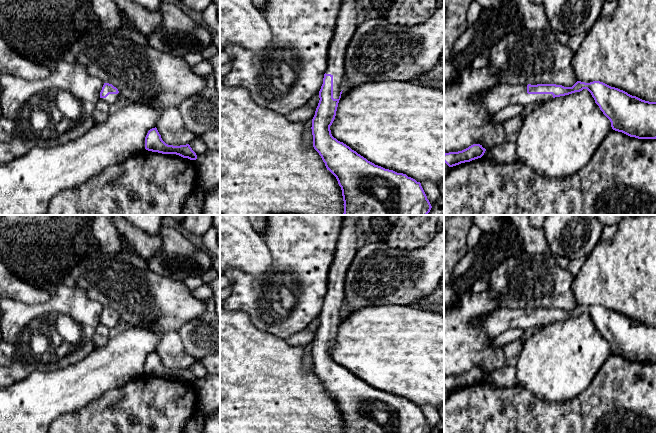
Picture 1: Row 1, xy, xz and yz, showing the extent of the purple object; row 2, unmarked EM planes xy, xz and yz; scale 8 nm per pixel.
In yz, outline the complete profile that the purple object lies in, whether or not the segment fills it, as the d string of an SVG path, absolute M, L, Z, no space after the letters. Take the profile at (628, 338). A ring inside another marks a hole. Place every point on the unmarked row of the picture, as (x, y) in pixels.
M577 305L572 311L556 308L513 309L500 307L474 322L474 326L493 338L510 329L540 328L555 321L569 319L587 313L603 338L610 344L613 354L638 363L656 363L656 326L642 324L627 316L600 305L585 307Z

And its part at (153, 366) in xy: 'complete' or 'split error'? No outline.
complete

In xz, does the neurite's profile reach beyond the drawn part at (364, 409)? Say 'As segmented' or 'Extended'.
Extended

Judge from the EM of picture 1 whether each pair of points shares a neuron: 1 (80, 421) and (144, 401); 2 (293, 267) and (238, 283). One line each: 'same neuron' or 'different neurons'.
1: same neuron
2: same neuron

